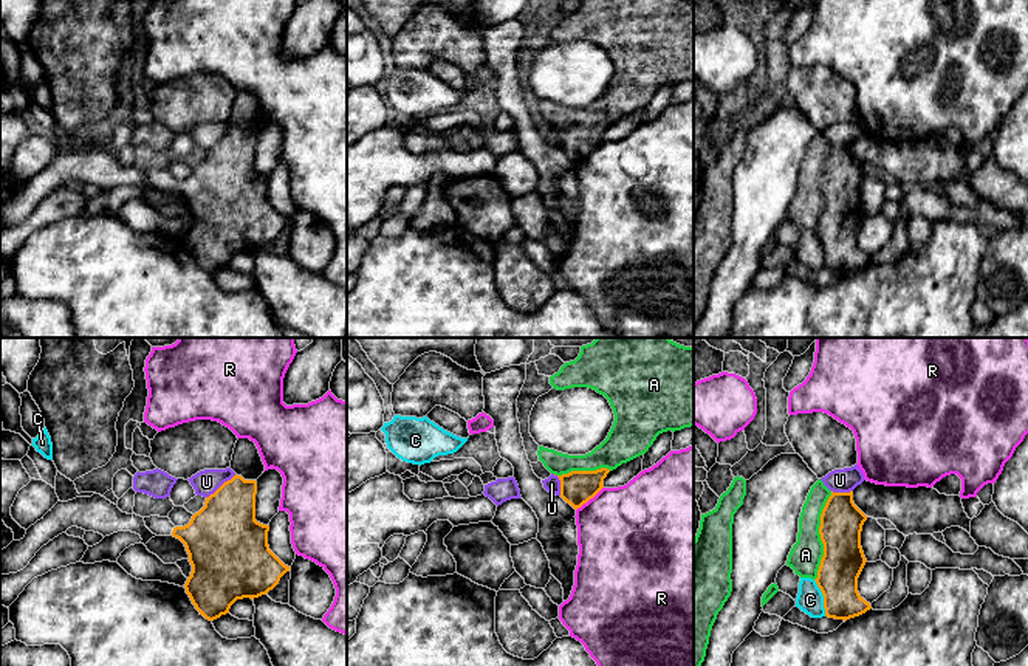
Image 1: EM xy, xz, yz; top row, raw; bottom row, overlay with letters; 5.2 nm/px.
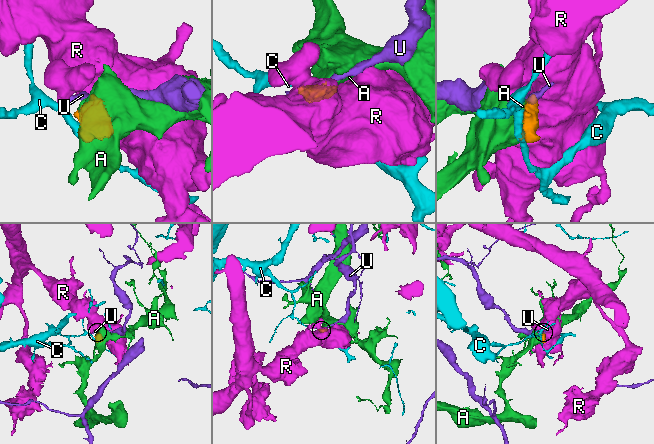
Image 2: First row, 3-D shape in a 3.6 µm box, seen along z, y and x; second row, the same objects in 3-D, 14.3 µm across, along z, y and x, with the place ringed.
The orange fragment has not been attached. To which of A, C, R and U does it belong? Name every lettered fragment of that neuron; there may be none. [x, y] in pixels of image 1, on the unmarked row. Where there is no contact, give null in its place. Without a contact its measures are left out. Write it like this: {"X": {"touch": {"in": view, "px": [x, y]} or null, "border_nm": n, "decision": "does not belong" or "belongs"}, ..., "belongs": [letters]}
{"A": {"touch": {"in": "yz", "px": [821, 189]}, "border_nm": 480, "decision": "belongs"}, "C": {"touch": {"in": "yz", "px": [824, 251]}, "border_nm": 200, "decision": "does not belong"}, "R": {"touch": {"in": "xz", "px": [589, 152]}, "border_nm": 190, "decision": "does not belong"}, "U": {"touch": {"in": "xy", "px": [222, 138]}, "border_nm": 200, "decision": "does not belong"}, "belongs": ["A"]}

